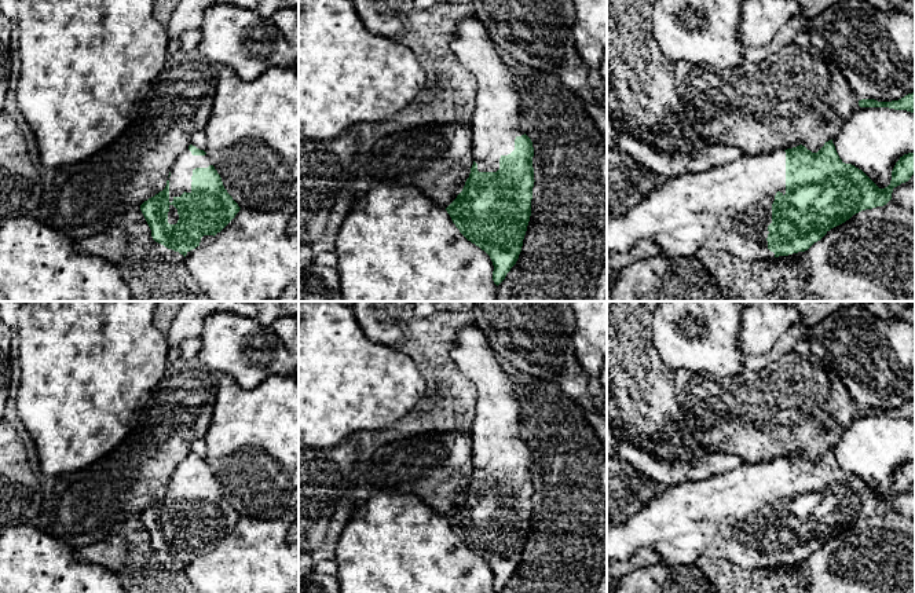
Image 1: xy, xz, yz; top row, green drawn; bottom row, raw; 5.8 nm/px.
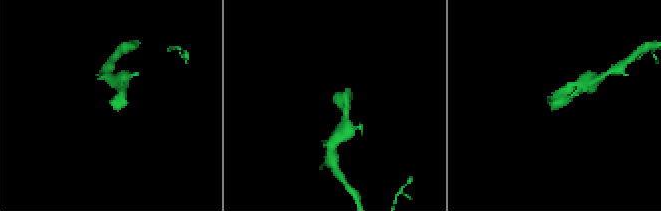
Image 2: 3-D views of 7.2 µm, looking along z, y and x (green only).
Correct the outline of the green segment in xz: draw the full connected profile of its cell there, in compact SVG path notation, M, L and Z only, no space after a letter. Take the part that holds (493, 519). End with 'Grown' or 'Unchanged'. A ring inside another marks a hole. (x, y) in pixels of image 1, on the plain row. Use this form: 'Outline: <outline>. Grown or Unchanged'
Outline: M476 321L462 326L450 351L476 387L472 466L462 499L446 516L460 541L484 559L499 593L516 572L531 524L531 447L520 436L521 388L501 366Z. Grown

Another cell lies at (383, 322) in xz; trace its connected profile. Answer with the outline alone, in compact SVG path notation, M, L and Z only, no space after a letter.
M355 301L352 311L366 337L387 347L403 338L406 323L414 318L411 301Z

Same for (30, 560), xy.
M37 526L0 531L0 593L127 593L118 574L80 563L74 549Z

